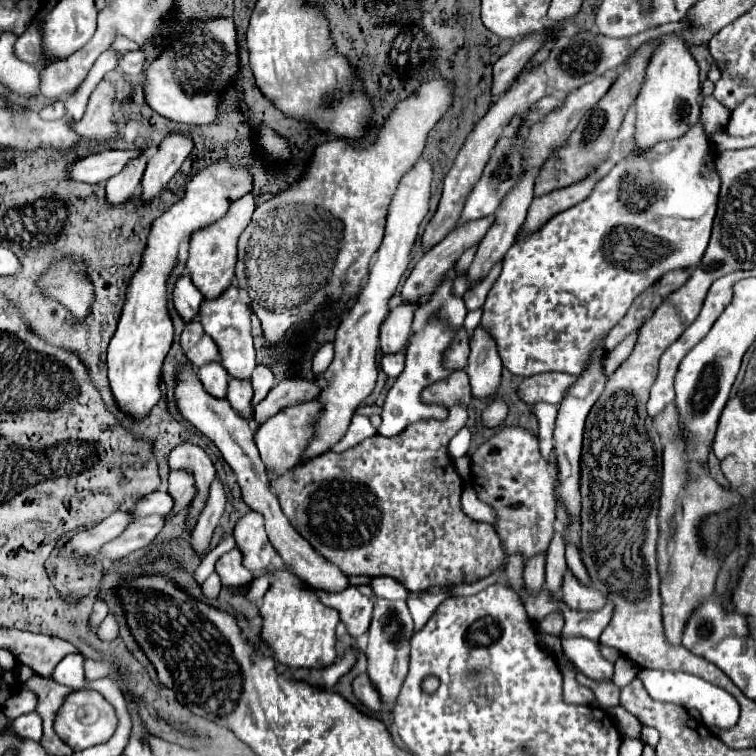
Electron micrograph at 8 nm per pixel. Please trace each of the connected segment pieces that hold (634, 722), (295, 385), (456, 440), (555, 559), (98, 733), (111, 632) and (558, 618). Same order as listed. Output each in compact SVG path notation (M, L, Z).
M618 705L618 707L612 707L608 713L614 717L620 733L622 733L624 737L640 737L642 725L638 723L638 719L636 719L634 715L630 715L628 711L624 711L620 705Z
M282 379L268 395L254 407L254 423L260 427L276 411L282 411L290 405L306 403L318 397L320 385L314 379Z
M462 427L462 429L450 439L448 457L460 457L462 453L468 451L468 445L470 445L470 431L468 431L466 427Z
M554 533L554 539L550 543L550 549L546 553L546 581L544 587L552 597L560 597L562 591L562 575L568 571L564 561L564 543L560 533Z
M92 689L70 693L66 697L66 703L62 703L62 707L58 709L58 715L54 719L56 735L74 751L82 751L98 743L106 743L114 735L116 725L118 725L116 709L98 691L92 691Z
M108 613L106 615L106 619L100 623L100 627L98 627L98 635L102 637L102 639L114 639L116 635L118 635L118 629L120 629L120 625L118 625L118 621L116 621L116 615L114 613Z
M560 611L550 613L550 615L546 615L546 617L540 621L540 629L542 629L544 633L560 635L562 627L564 627L564 619L562 619L562 613L560 613Z

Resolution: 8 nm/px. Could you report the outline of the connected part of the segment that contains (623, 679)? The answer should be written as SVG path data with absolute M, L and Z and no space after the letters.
M624 655L618 657L616 663L614 663L614 685L618 685L618 687L628 685L638 675L638 671L640 669L632 659L628 659Z

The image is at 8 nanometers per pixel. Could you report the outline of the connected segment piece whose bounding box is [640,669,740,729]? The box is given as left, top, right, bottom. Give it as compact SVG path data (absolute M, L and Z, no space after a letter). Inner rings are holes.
M644 669L640 671L640 679L646 687L646 691L650 693L652 699L656 701L672 701L676 705L682 705L686 709L698 709L700 715L702 715L702 721L708 725L708 727L718 727L718 729L730 729L734 727L734 723L738 723L738 715L740 715L740 709L738 709L738 703L736 699L722 691L720 687L700 679L700 677L694 677L694 675L688 675L688 673L682 673L682 671L660 671L660 669Z

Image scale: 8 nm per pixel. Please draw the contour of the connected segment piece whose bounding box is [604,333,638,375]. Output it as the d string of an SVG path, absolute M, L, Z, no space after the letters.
M632 333L632 335L628 335L614 351L610 351L610 353L606 353L606 359L604 359L604 363L606 363L606 367L604 367L604 371L606 371L606 375L610 375L630 353L632 353L632 349L634 349L634 345L636 345L636 335L638 333Z

